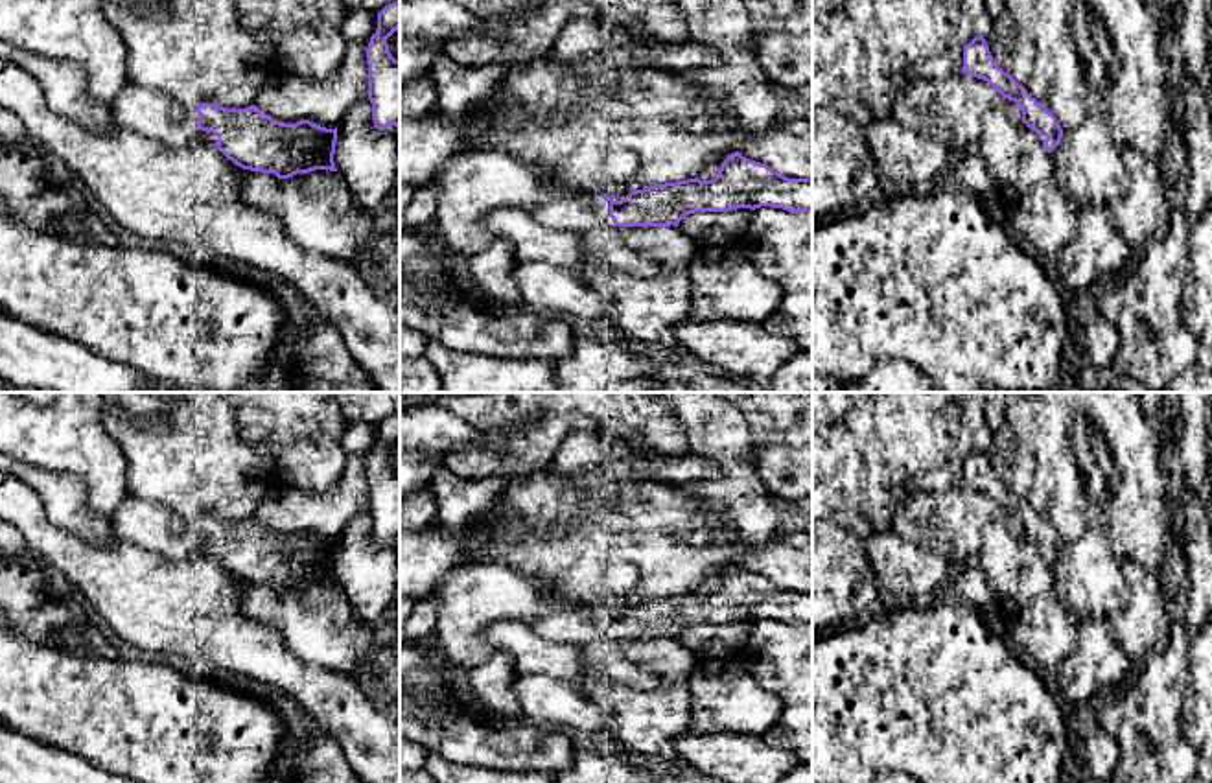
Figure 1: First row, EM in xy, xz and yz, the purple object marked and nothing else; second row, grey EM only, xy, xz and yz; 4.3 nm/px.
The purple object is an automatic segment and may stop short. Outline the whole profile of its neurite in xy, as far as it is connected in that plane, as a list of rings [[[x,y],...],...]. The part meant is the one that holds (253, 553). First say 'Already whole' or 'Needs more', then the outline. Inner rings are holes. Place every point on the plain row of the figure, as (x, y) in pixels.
Needs more. [[[125,497],[112,514],[112,527],[142,549],[171,560],[212,555],[236,578],[289,591],[315,582],[337,584],[333,567],[337,540],[326,542],[309,532],[276,534],[256,518],[225,521],[203,516],[195,523],[169,507]]]

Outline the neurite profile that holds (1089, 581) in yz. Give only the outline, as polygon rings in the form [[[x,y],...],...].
[[[1090,525],[1079,540],[1065,543],[1050,566],[1059,604],[1076,617],[1105,617],[1124,612],[1129,584],[1122,558],[1103,529]]]

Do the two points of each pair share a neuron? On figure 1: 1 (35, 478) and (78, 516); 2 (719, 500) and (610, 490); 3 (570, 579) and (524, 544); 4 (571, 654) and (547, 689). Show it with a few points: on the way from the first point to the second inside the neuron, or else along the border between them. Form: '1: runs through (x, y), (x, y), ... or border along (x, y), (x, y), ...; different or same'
1: runs through (46, 485), (67, 505); same
2: border along (724, 468), (717, 478), (686, 483), (680, 489); different
3: runs through (559, 568), (549, 559), (535, 555); same
4: border along (518, 677), (549, 675), (570, 682); different

